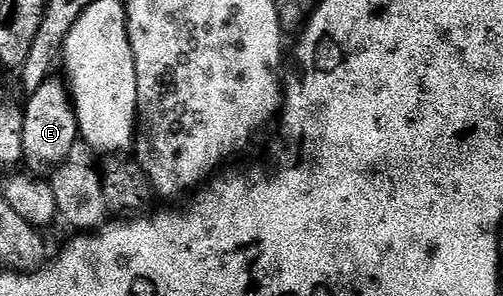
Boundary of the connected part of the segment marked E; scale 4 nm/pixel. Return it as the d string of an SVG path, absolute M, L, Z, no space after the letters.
M48 78L30 93L27 106L22 109L24 118L23 157L35 168L51 168L54 164L70 161L75 143L80 143L79 123L68 85L62 79Z

